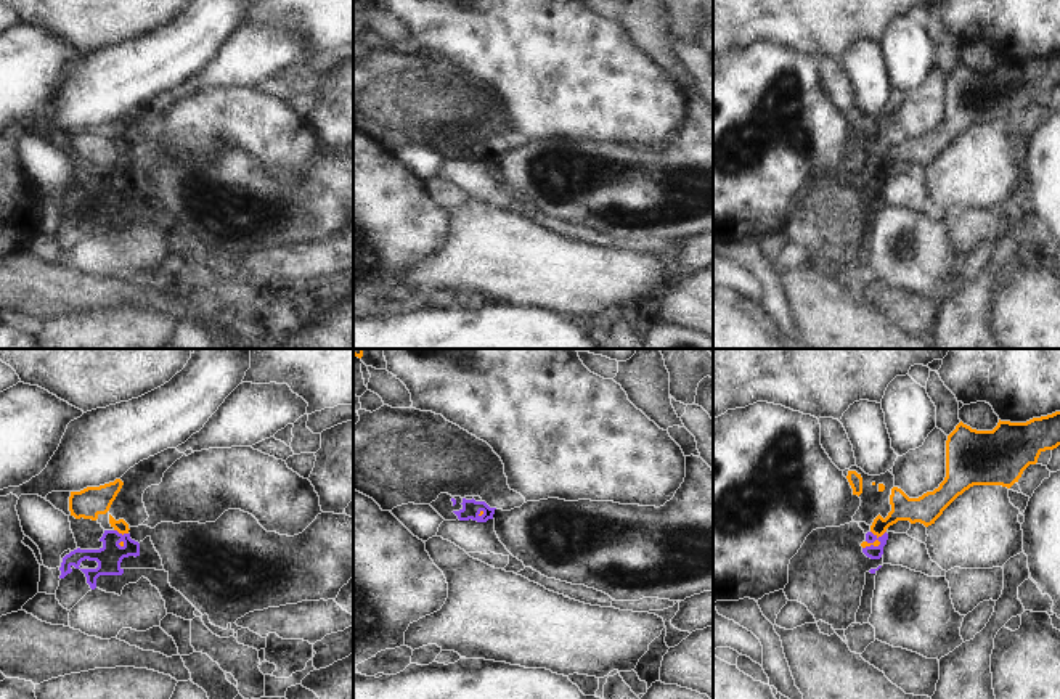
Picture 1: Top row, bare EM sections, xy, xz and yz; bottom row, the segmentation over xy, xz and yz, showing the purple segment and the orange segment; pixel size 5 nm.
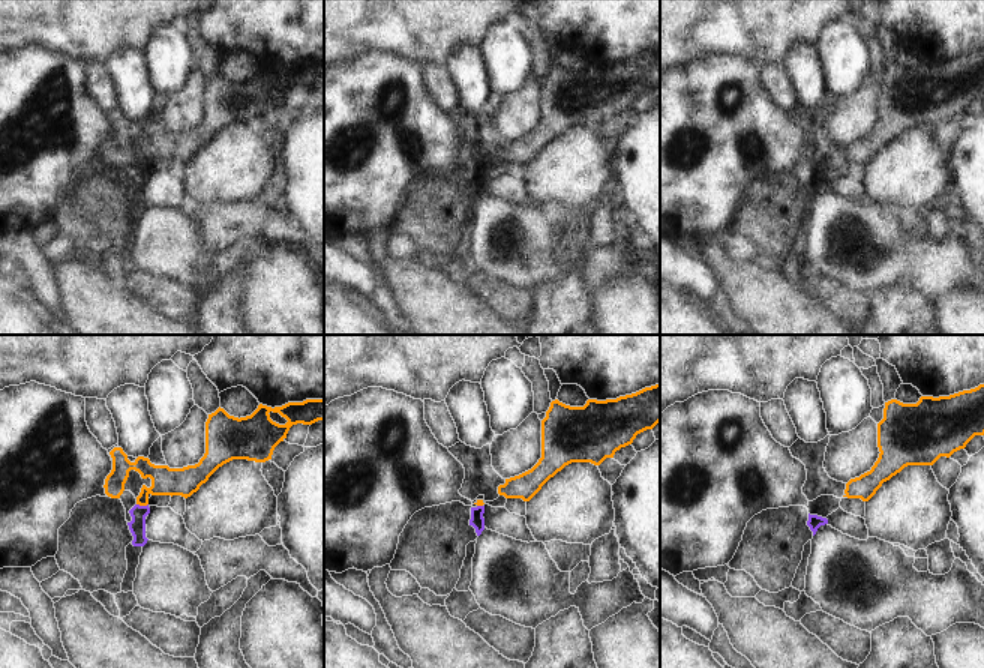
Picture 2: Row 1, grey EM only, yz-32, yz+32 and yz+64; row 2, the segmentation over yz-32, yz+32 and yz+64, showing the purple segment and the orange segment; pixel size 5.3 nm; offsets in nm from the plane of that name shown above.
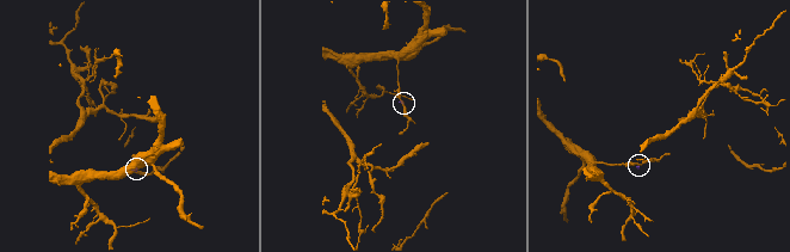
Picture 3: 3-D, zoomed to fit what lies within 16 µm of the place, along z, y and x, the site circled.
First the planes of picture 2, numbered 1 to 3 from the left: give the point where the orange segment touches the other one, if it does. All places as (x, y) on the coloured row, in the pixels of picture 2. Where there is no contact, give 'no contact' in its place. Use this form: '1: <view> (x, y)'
1: yz-32 (143, 506)
2: yz+32 (480, 506)
3: no contact

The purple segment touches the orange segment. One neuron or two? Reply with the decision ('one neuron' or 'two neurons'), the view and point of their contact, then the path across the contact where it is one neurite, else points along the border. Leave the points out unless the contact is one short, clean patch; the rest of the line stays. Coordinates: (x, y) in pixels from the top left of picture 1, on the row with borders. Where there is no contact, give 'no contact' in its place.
two neurons; contact xy (121, 534); border xy (114, 529), (127, 534)

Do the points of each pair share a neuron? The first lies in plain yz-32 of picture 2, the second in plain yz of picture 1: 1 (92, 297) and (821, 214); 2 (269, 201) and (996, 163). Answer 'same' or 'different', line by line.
1: different
2: different

